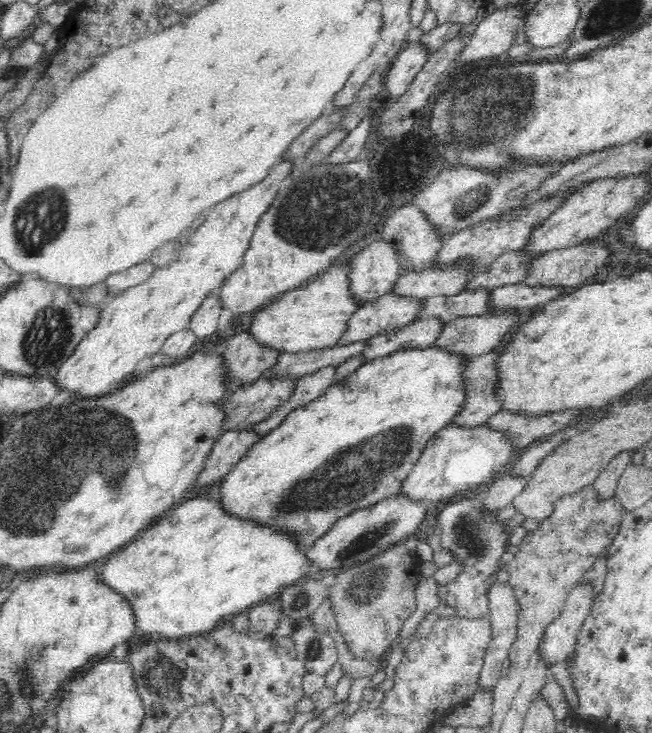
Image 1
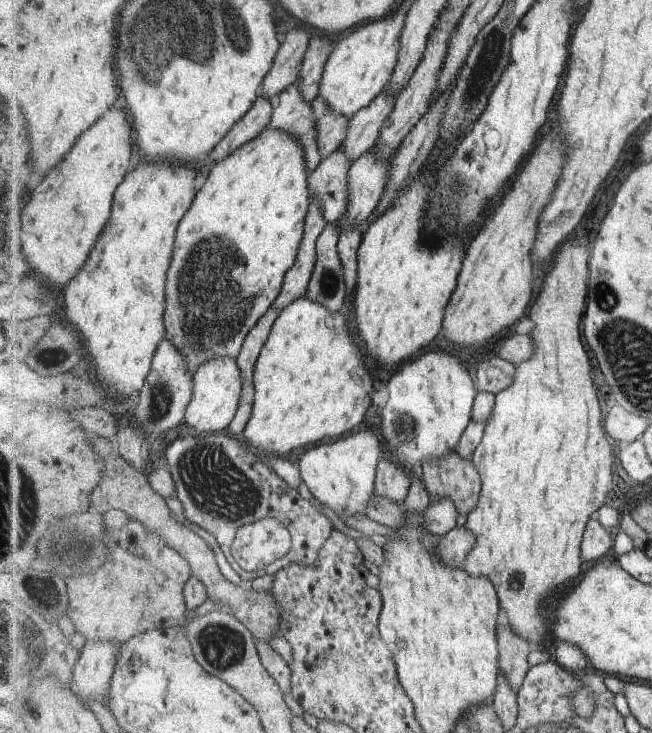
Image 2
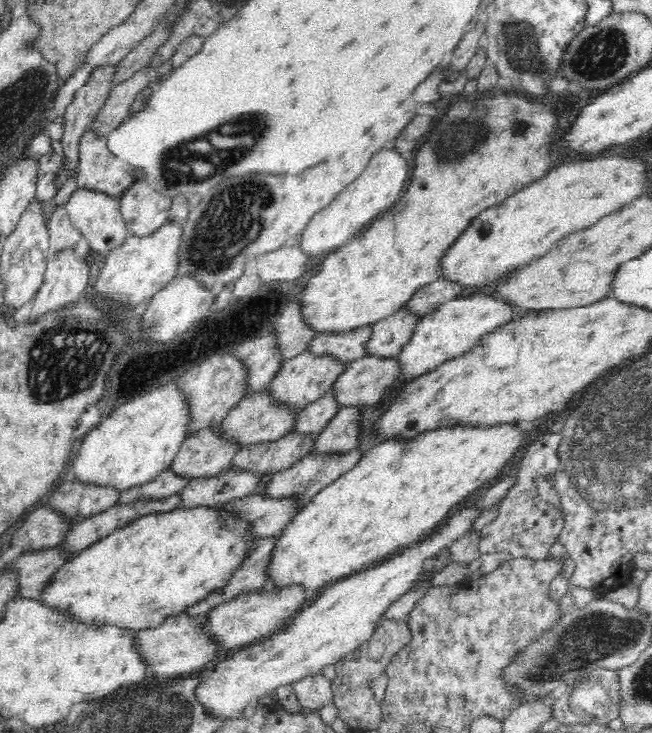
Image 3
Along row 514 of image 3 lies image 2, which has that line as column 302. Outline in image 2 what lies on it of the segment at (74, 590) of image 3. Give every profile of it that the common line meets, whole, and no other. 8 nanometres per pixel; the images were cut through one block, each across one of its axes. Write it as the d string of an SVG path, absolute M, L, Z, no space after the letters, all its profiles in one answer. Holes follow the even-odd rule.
M265 130L259 134L258 138L245 146L241 146L237 152L221 162L218 162L210 169L210 175L196 194L193 205L181 220L177 228L177 254L173 252L173 266L169 270L169 306L165 308L165 328L167 329L167 340L171 340L177 350L187 358L189 374L194 374L209 360L217 358L238 358L244 346L245 340L252 333L253 328L259 324L261 318L269 312L269 308L274 305L281 295L284 286L285 276L289 270L297 263L299 248L305 233L305 222L309 208L312 205L311 191L309 190L309 174L305 166L305 150L303 146L287 132L283 130Z

